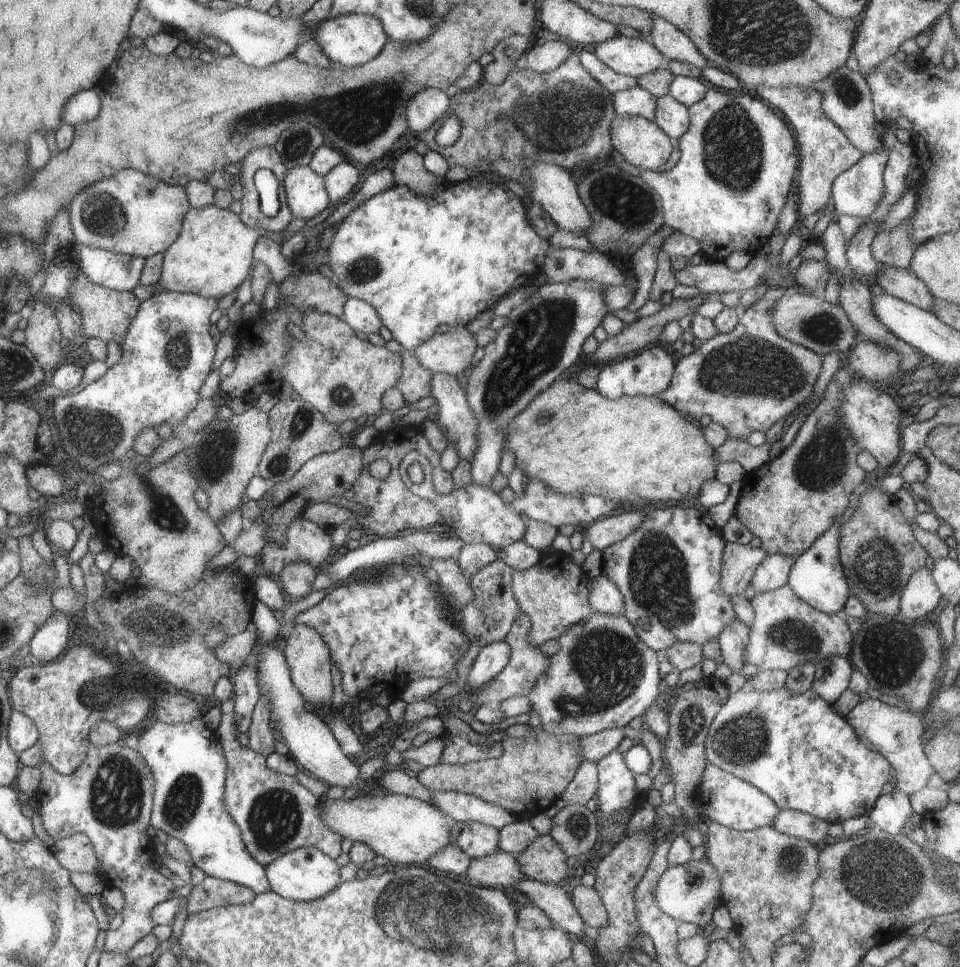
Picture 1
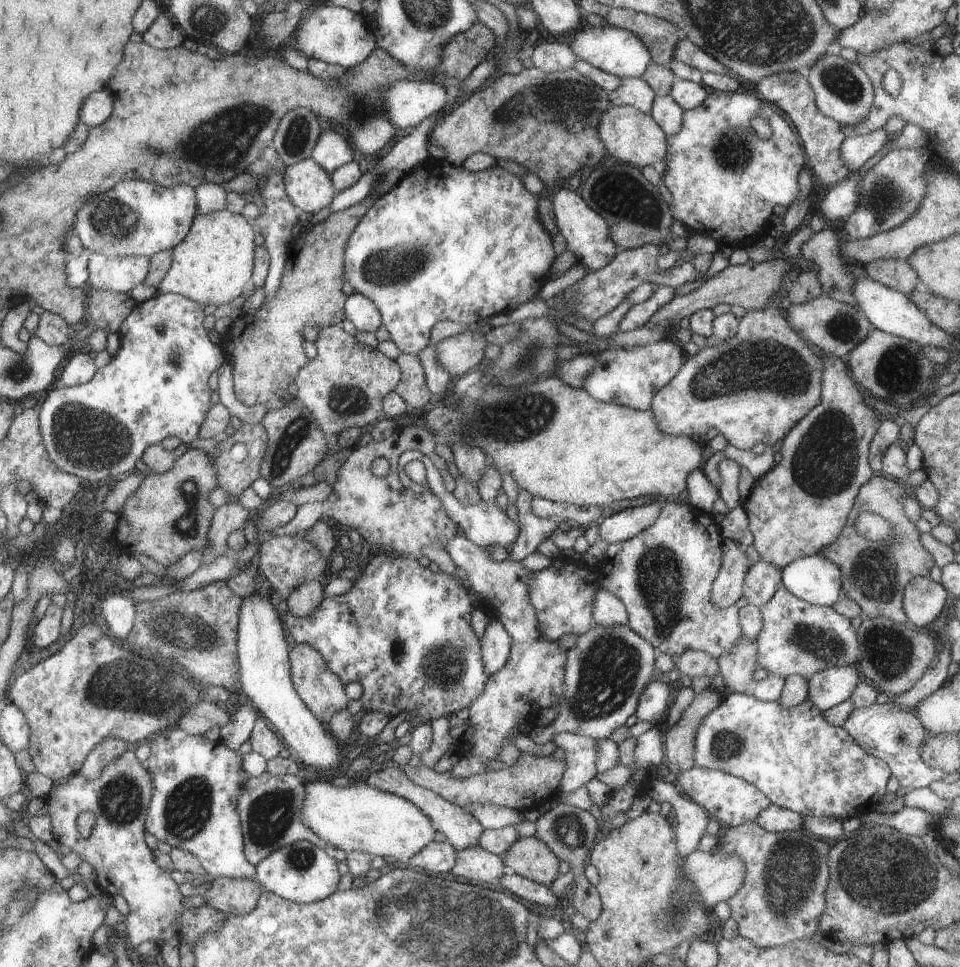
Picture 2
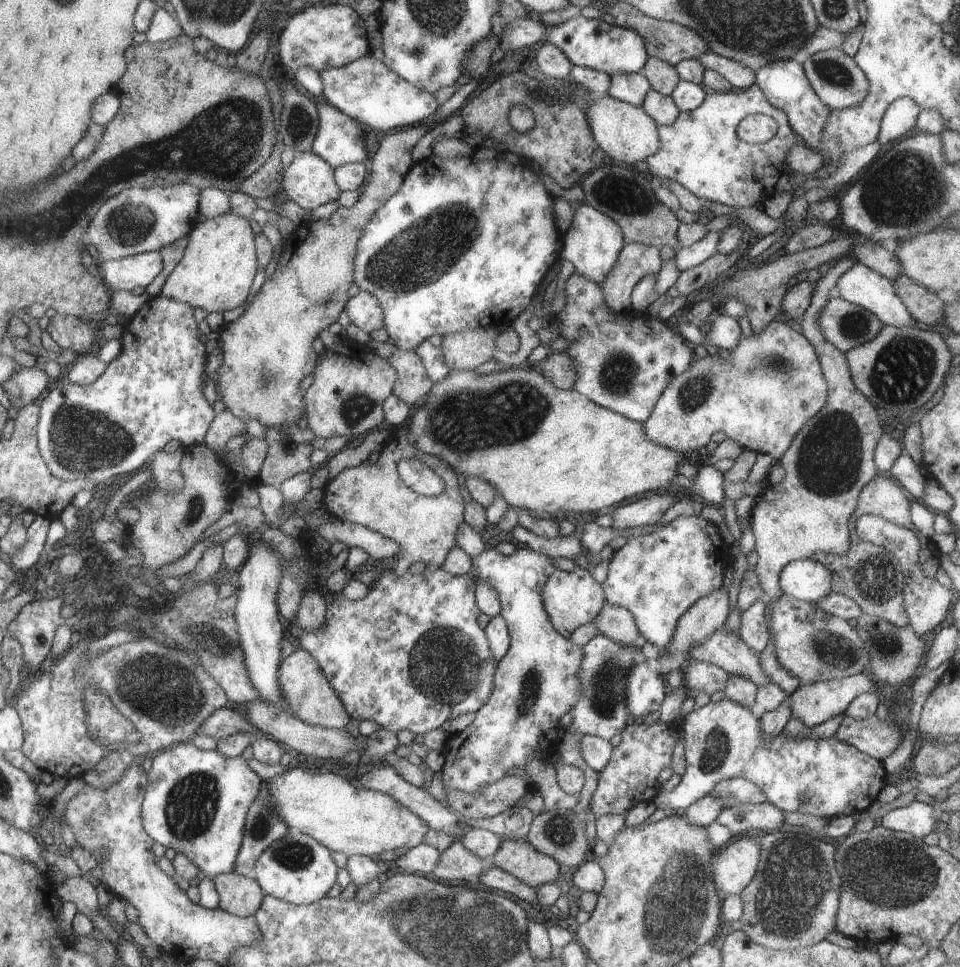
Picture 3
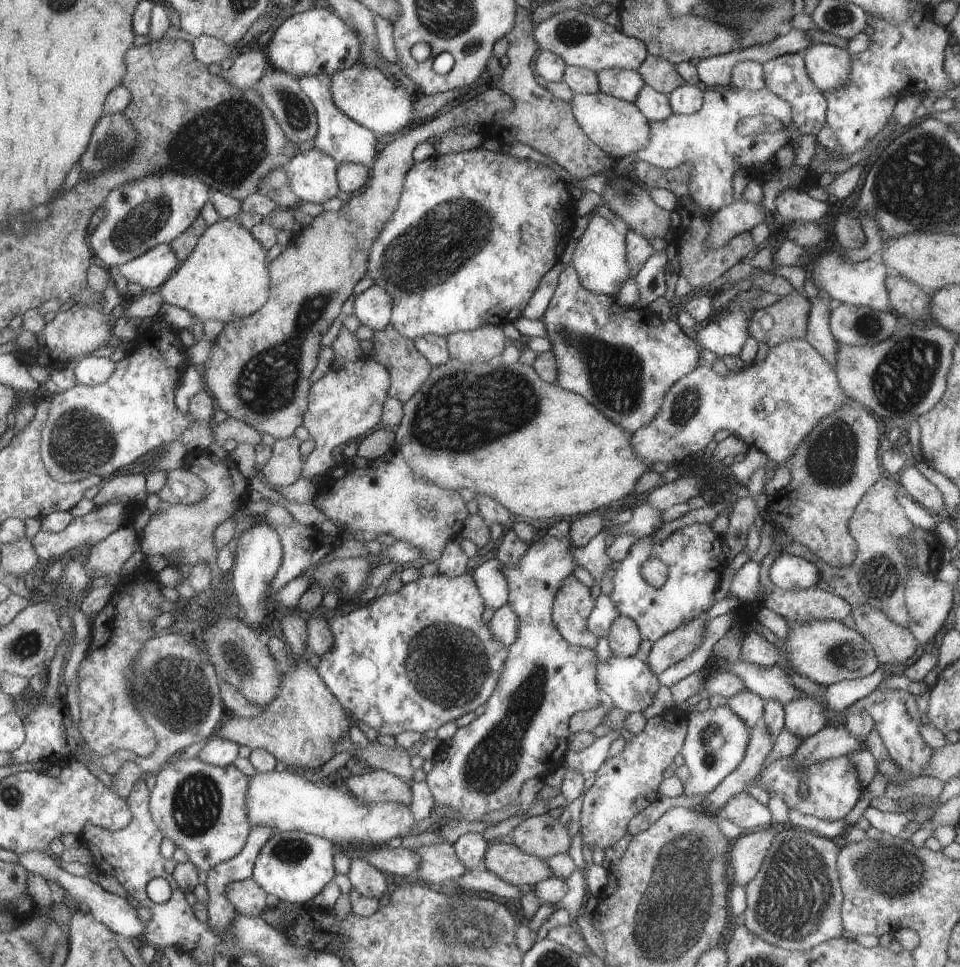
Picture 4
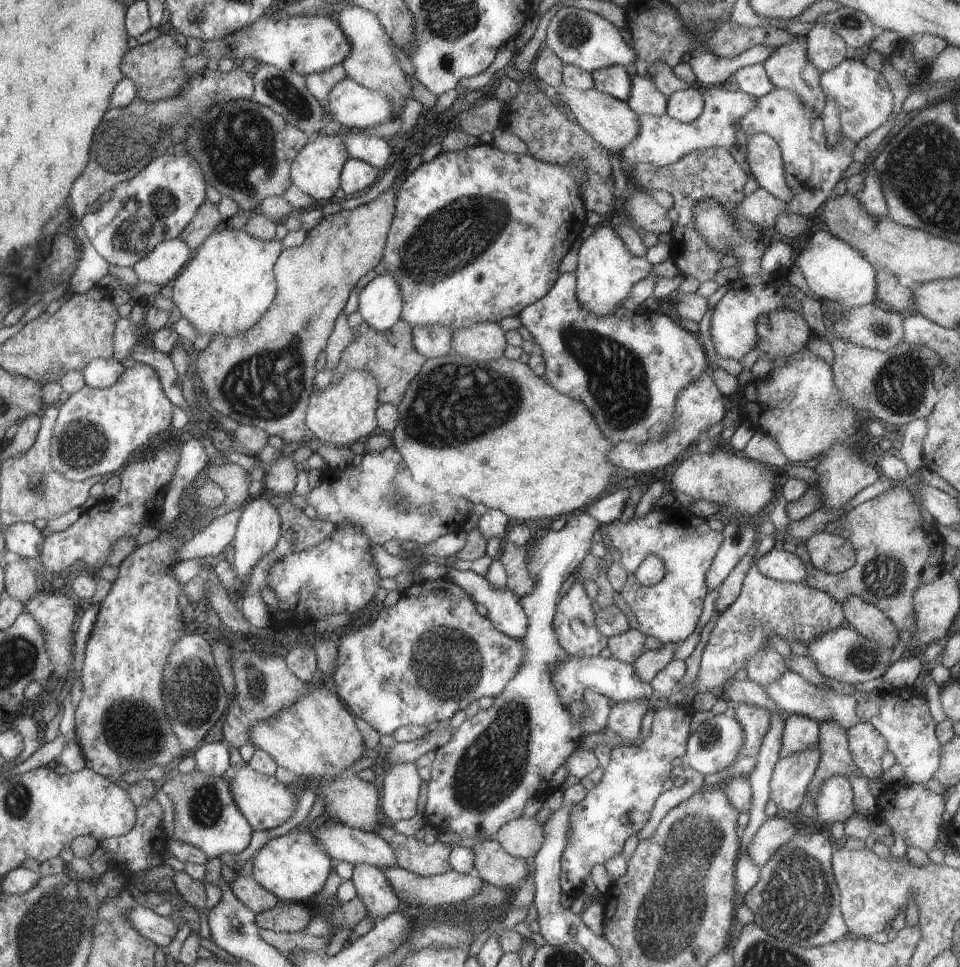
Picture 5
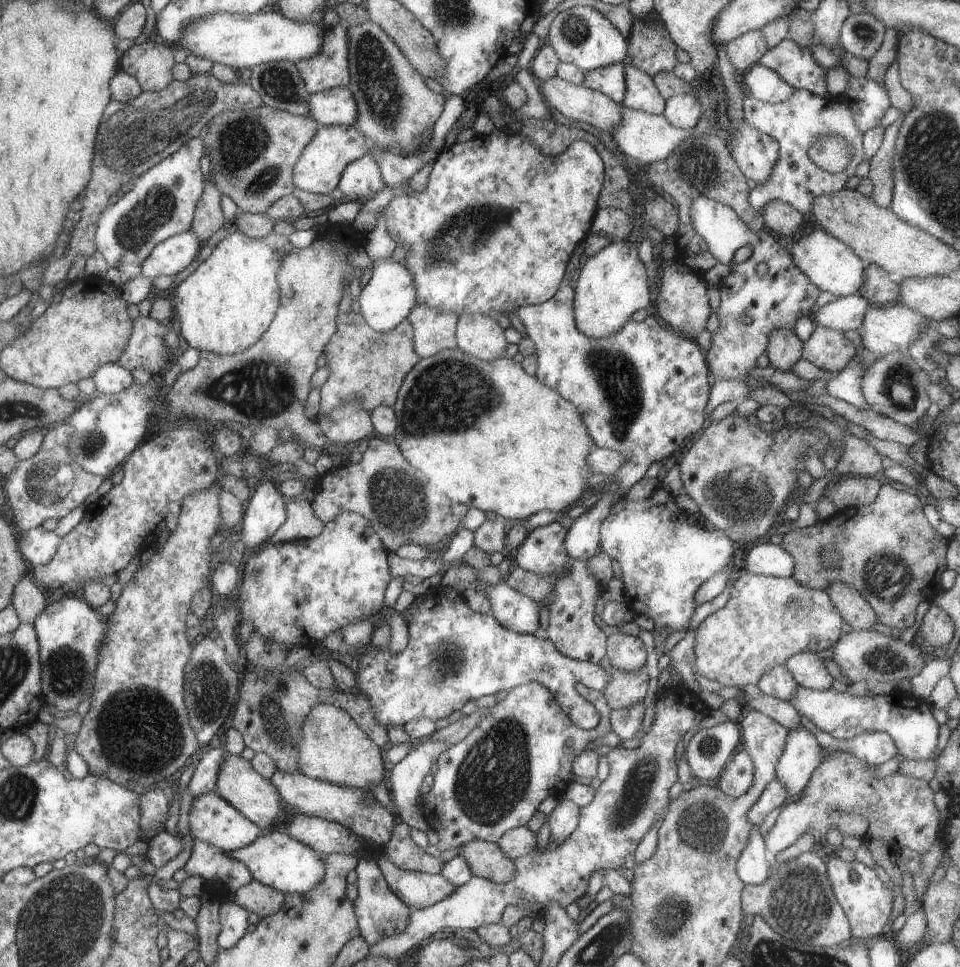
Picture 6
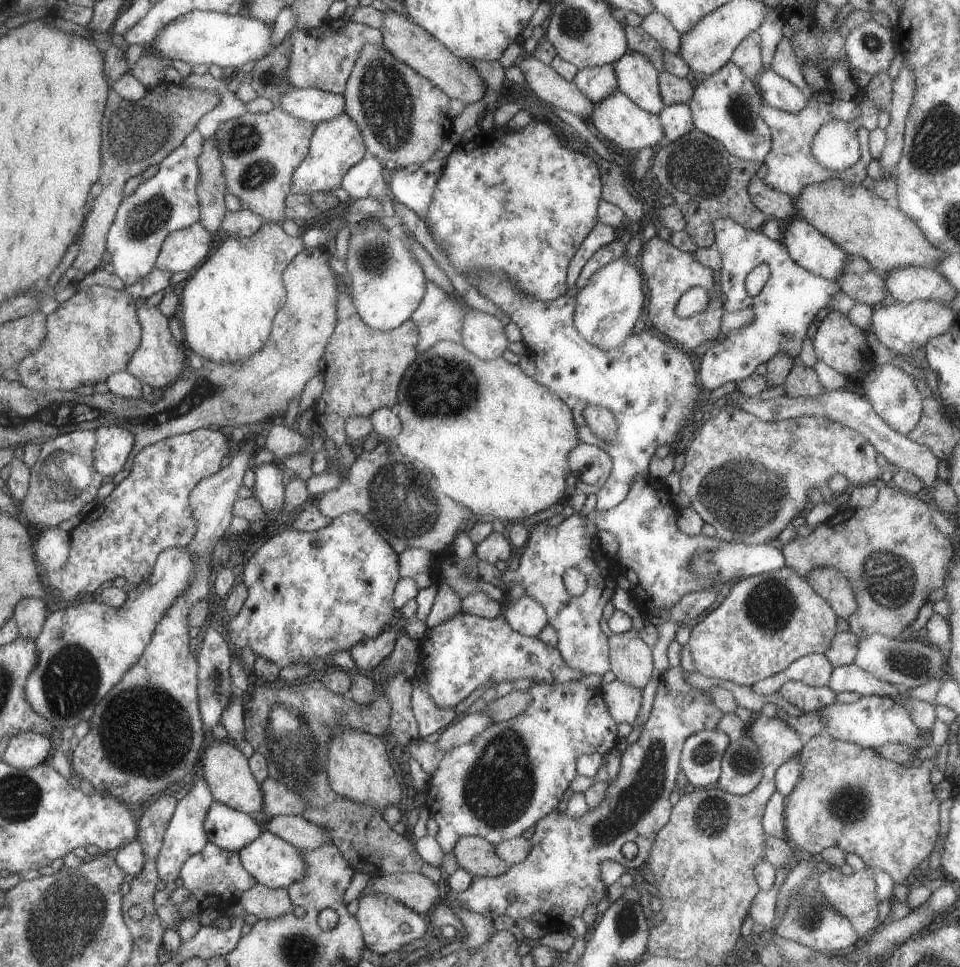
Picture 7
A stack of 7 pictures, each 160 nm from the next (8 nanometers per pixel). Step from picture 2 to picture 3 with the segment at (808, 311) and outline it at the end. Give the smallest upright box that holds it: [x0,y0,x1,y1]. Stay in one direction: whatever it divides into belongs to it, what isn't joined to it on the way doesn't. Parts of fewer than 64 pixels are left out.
[819,297,884,353]

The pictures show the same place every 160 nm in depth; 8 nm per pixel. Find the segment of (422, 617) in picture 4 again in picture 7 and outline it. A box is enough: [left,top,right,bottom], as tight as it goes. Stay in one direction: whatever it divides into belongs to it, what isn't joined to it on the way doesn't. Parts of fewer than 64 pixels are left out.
[421,611,585,708]

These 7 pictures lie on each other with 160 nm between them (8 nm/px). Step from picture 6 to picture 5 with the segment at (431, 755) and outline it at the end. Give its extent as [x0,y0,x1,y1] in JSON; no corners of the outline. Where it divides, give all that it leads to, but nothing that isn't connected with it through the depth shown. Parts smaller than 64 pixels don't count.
[381,763,422,824]

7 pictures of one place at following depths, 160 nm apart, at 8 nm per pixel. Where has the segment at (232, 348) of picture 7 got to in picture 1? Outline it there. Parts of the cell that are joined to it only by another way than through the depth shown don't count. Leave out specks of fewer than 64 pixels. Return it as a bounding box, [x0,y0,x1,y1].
[160,206,264,299]

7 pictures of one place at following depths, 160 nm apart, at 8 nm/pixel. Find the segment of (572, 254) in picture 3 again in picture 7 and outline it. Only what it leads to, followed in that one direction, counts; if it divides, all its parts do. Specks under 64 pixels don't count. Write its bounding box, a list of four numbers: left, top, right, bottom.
[574,253,647,351]

